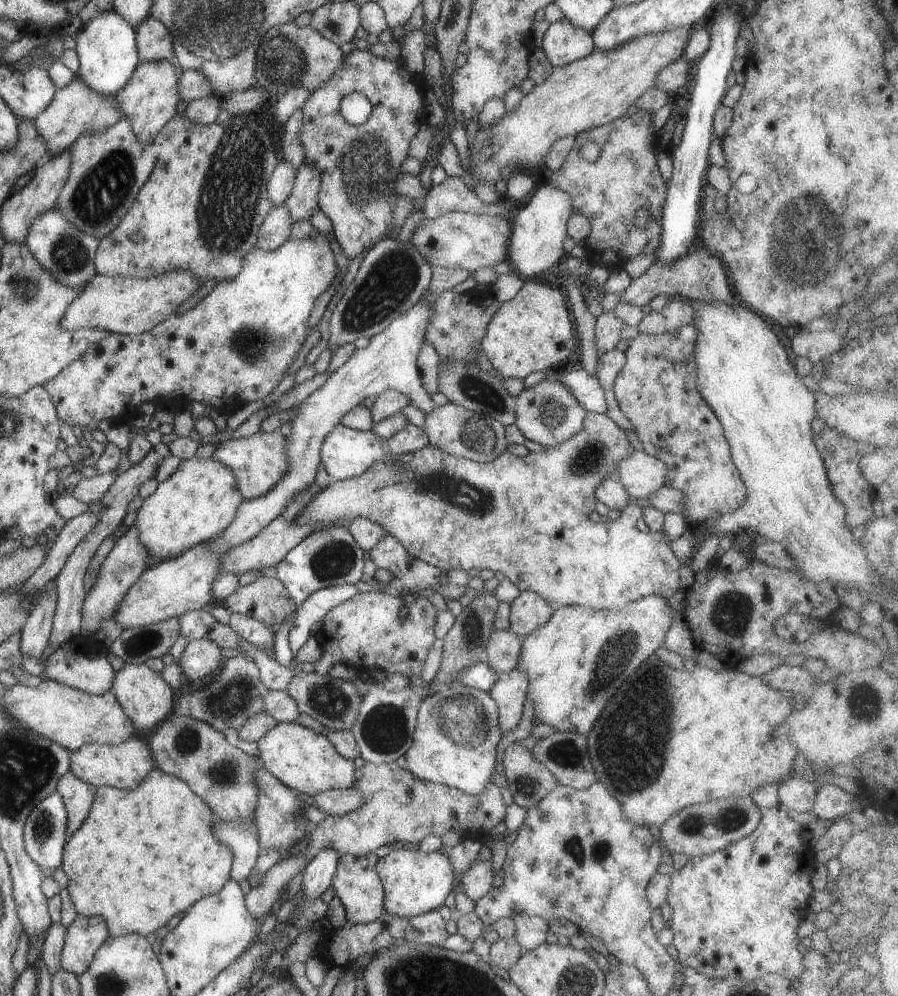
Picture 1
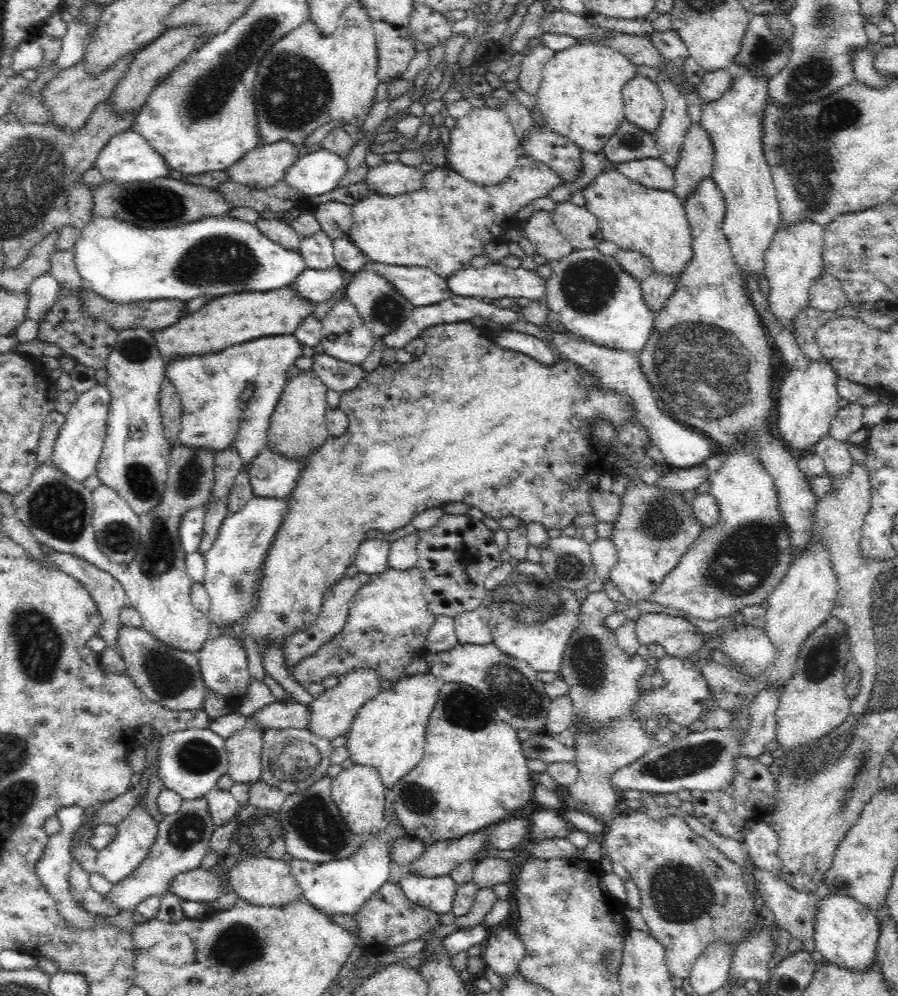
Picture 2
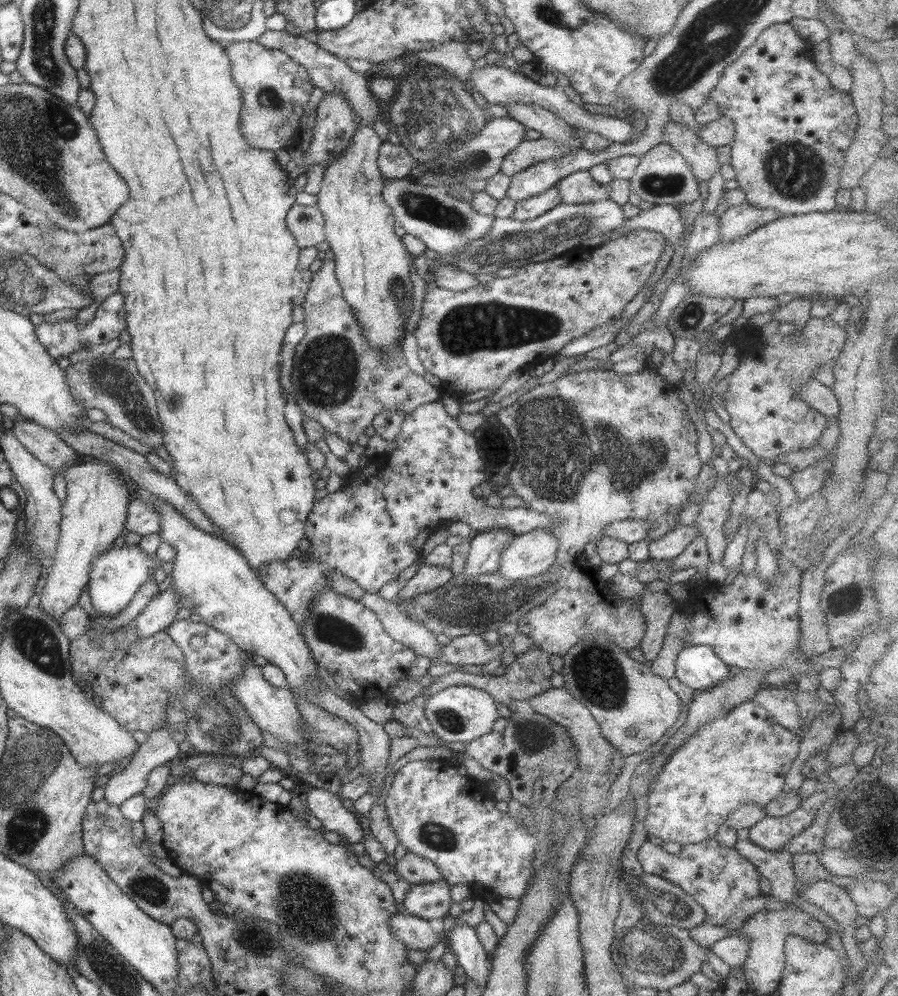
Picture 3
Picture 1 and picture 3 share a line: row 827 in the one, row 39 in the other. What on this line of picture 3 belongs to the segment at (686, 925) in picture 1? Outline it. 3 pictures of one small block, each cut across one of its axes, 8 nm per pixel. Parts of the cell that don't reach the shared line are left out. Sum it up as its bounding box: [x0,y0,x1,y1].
[708,22,859,216]

